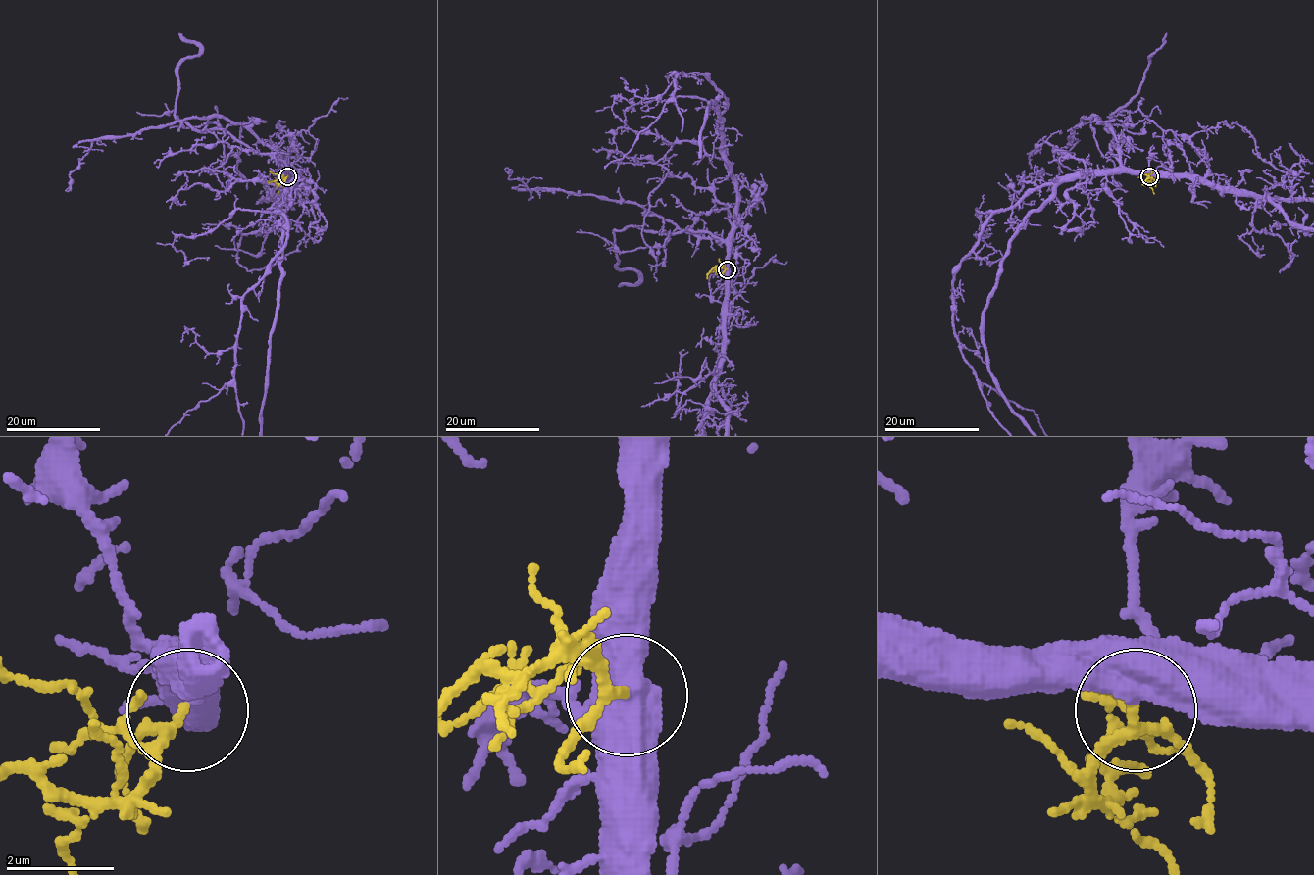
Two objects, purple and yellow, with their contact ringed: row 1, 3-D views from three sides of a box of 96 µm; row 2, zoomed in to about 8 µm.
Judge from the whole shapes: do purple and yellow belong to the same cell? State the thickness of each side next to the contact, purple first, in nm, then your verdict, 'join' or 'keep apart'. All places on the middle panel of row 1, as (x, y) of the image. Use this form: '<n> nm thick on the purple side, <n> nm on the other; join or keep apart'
750 nm thick on the purple side, 160 nm on the other; join

